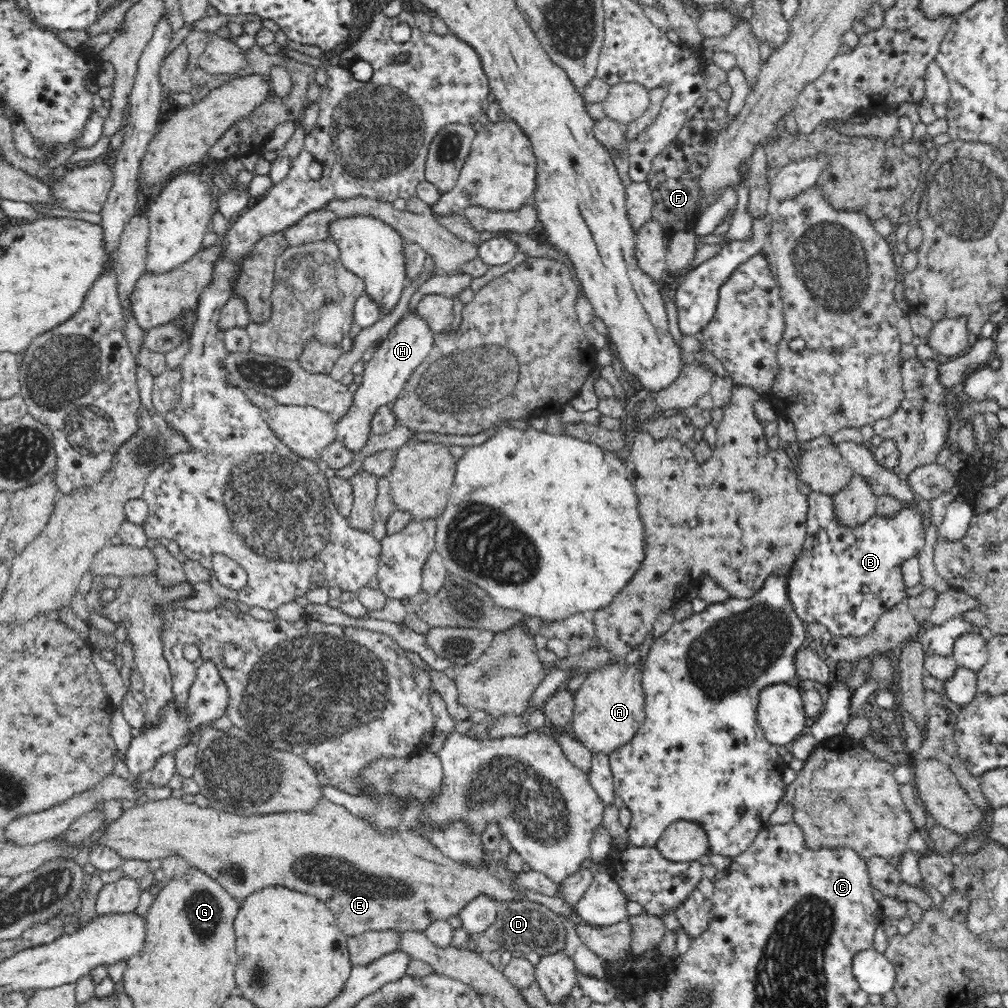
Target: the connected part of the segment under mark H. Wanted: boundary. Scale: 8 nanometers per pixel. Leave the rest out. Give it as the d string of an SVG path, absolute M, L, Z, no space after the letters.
M417 308L408 310L404 316L388 331L386 337L382 338L377 344L377 350L374 352L372 358L365 363L362 384L359 384L358 390L353 394L354 406L350 408L350 412L346 413L337 423L336 432L337 440L340 441L346 448L352 452L360 452L366 440L368 440L368 432L371 431L370 420L374 416L374 412L380 406L393 404L398 398L400 392L404 388L406 381L410 375L424 362L424 359L429 355L435 343L435 334L428 326L427 320L419 316Z

